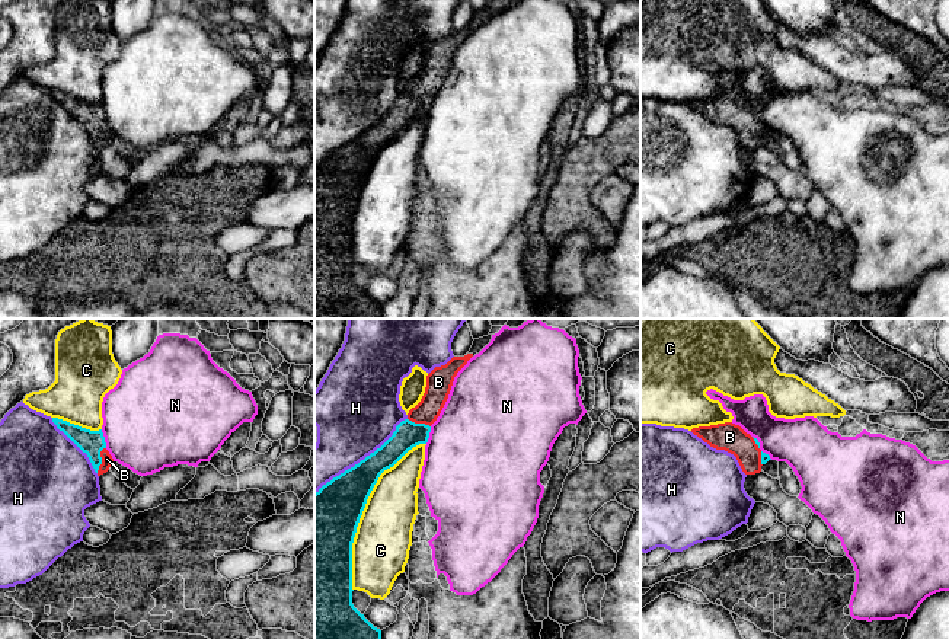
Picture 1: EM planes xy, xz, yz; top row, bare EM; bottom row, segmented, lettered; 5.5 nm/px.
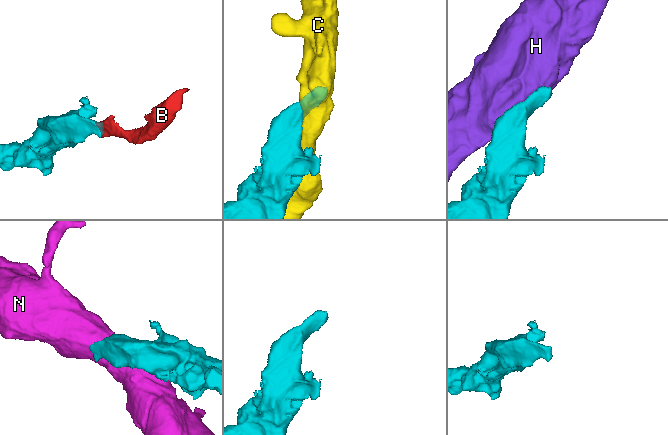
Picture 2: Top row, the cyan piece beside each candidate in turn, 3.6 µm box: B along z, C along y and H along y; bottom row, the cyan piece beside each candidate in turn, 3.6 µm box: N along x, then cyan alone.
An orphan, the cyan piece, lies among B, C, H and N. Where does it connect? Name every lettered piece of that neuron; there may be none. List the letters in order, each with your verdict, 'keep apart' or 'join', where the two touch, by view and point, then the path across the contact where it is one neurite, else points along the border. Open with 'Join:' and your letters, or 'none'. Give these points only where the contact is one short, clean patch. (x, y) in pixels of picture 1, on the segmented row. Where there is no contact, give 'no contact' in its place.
Join: B
B: join; contact xy (101, 460); way xy (92, 443), (101, 460), (106, 459)
C: keep apart; contact xz (363, 510)
H: keep apart; contact xz (361, 460)
N: keep apart; contact xy (104, 438); border xy (101, 430), (106, 447)

